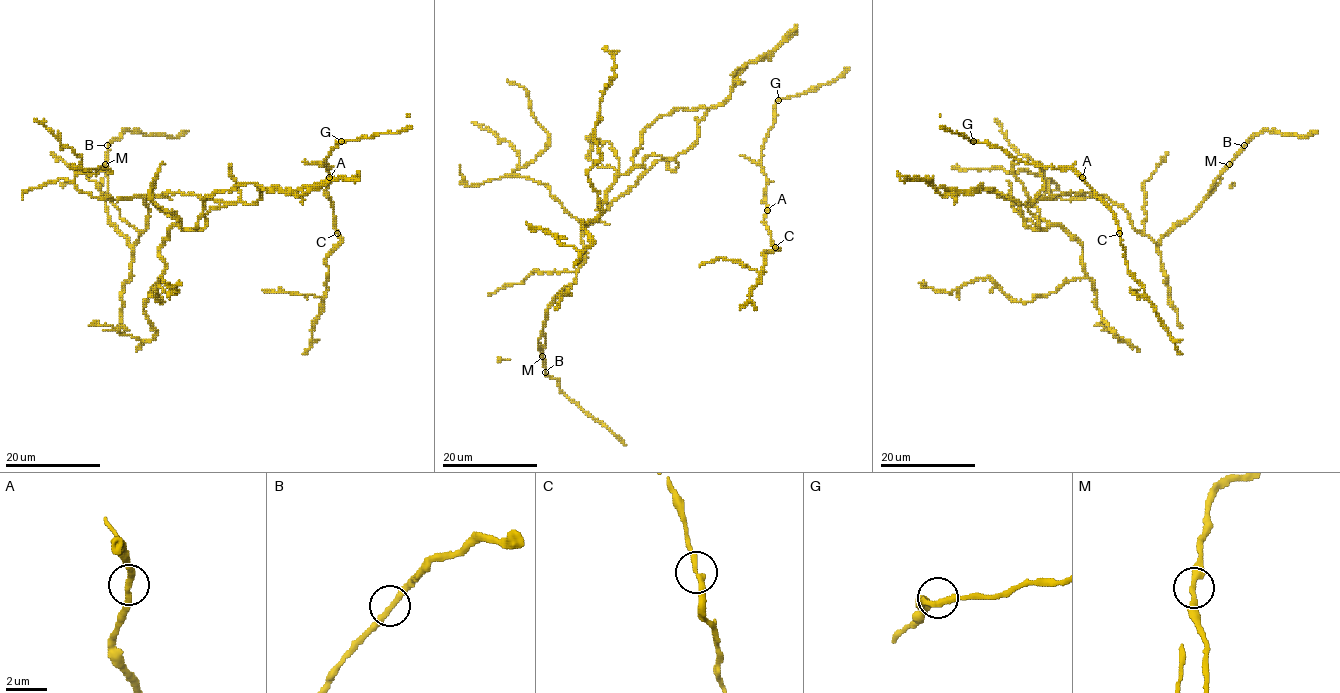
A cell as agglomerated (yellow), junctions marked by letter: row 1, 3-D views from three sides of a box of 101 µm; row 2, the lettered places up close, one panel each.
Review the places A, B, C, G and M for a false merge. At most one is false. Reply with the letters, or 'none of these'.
none of these

